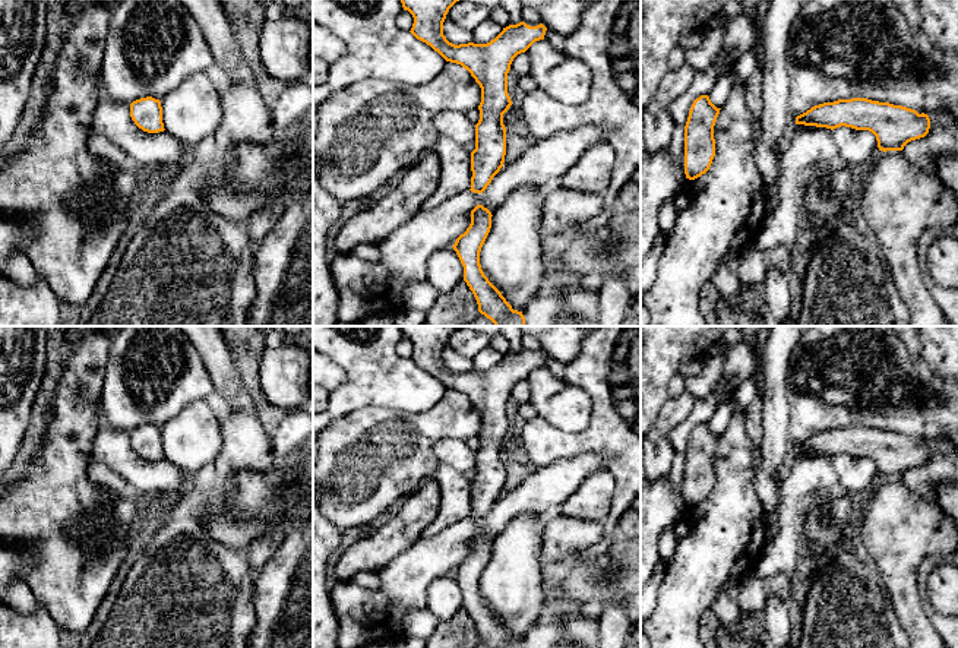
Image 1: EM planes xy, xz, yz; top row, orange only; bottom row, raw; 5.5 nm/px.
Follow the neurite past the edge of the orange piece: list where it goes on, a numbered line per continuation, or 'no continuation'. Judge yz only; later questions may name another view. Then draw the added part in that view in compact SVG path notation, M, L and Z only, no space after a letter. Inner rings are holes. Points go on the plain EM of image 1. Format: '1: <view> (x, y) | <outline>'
no continuation

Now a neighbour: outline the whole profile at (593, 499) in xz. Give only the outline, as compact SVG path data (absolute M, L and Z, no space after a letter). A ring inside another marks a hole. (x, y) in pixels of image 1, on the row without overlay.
M598 470L562 505L562 513L604 522L611 508L614 491L614 475L607 470Z

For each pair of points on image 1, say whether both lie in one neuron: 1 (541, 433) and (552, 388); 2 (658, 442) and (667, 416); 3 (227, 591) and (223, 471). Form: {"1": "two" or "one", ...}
{"1": "two", "2": "one", "3": "one"}

